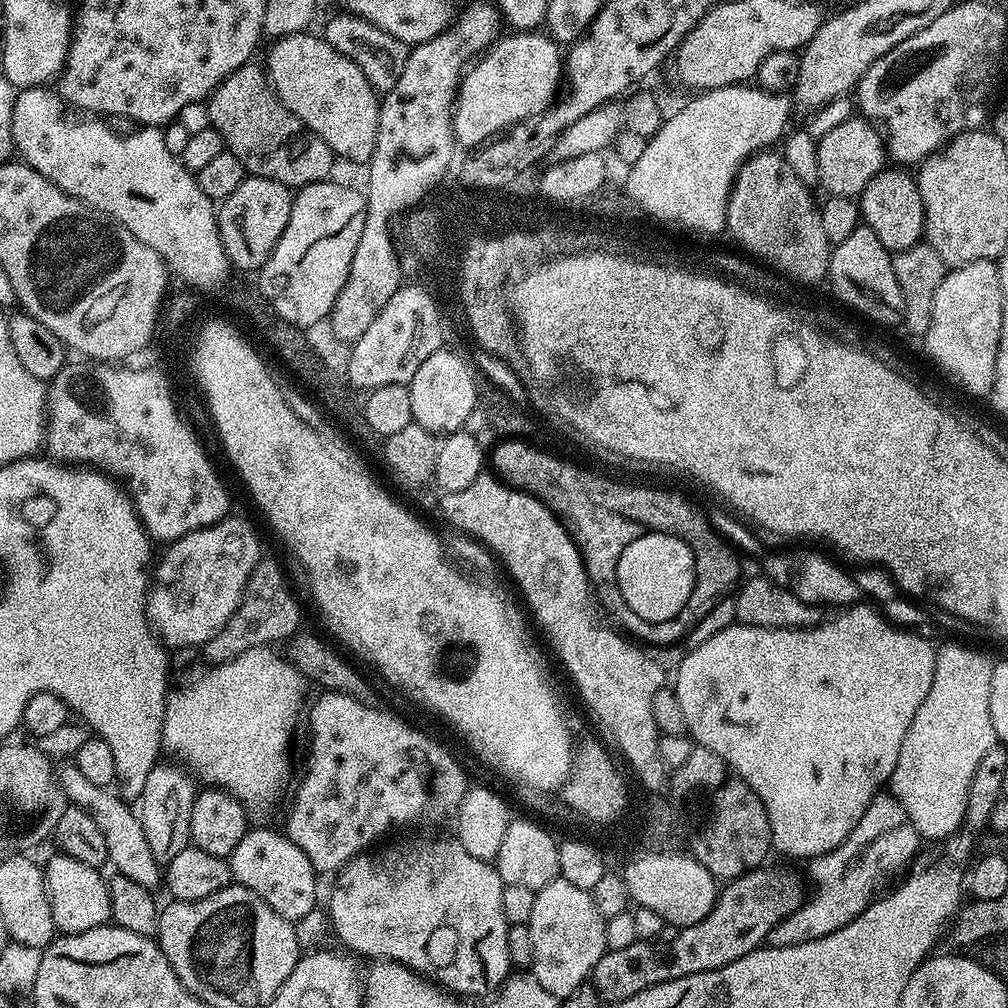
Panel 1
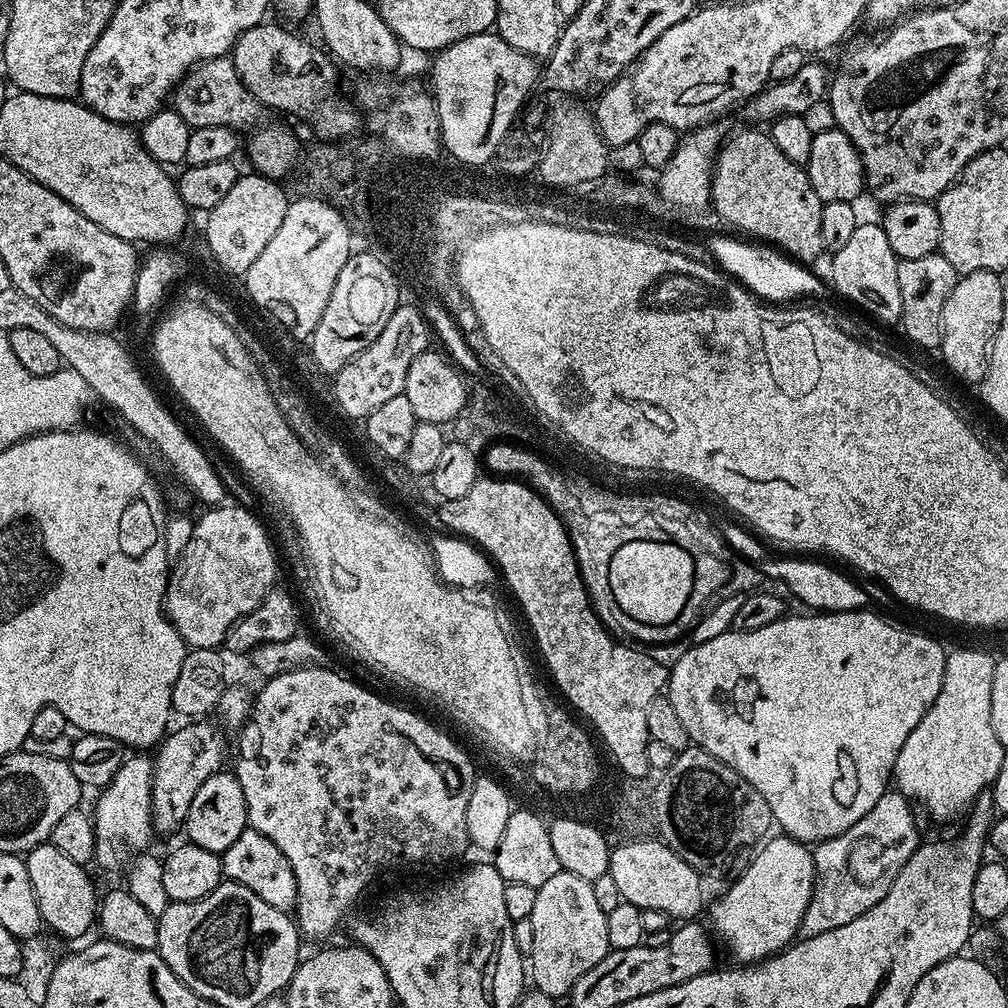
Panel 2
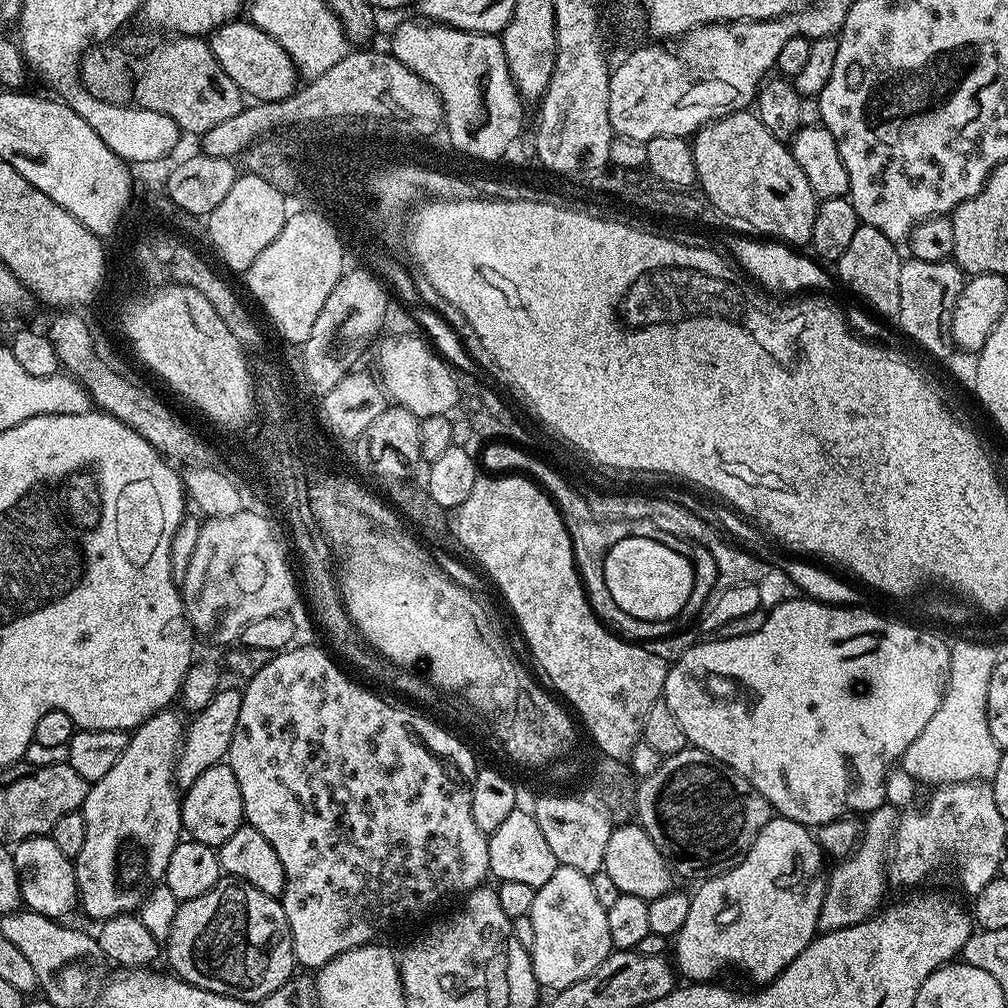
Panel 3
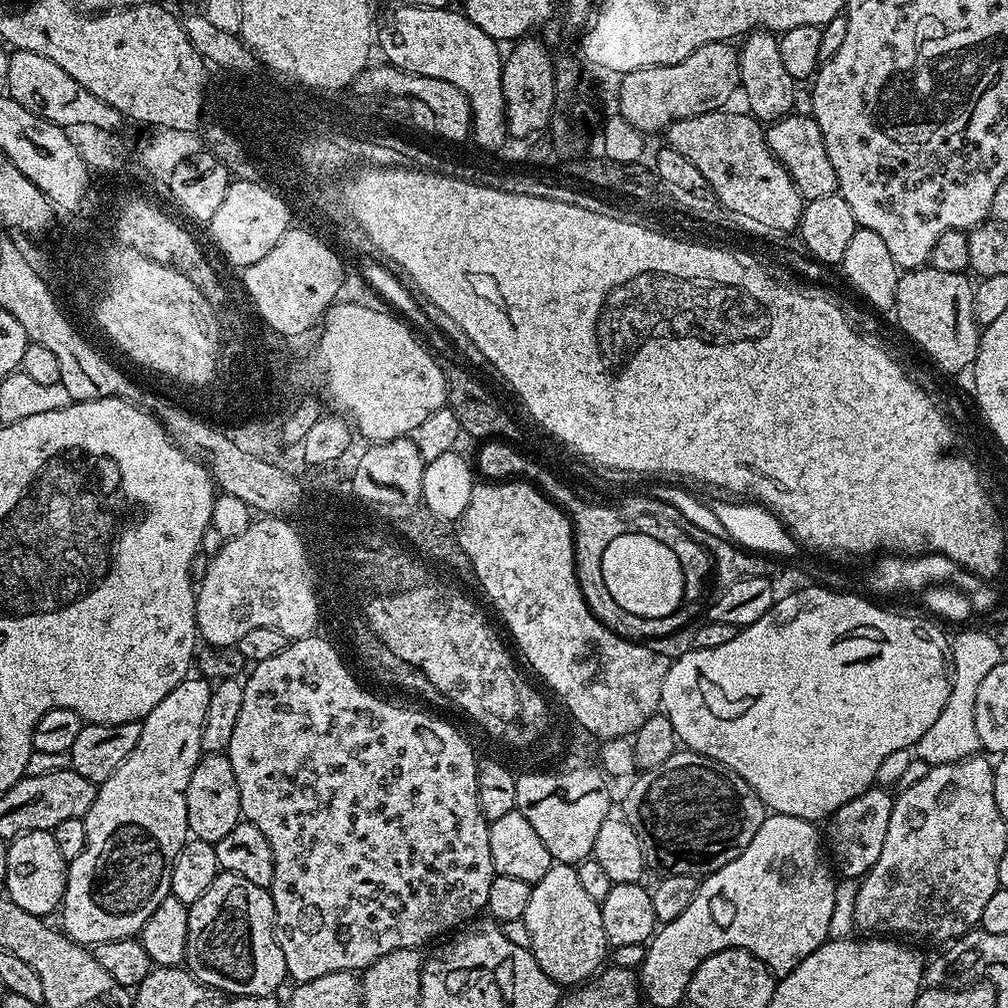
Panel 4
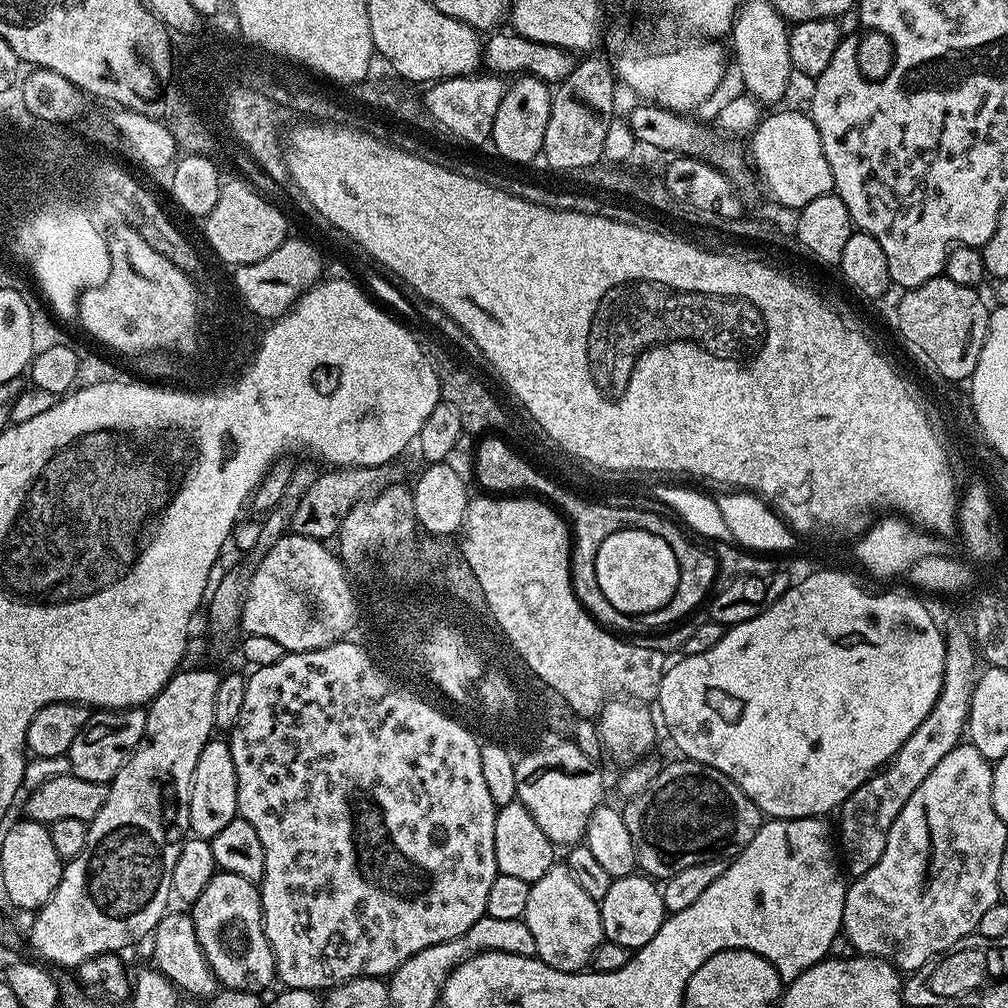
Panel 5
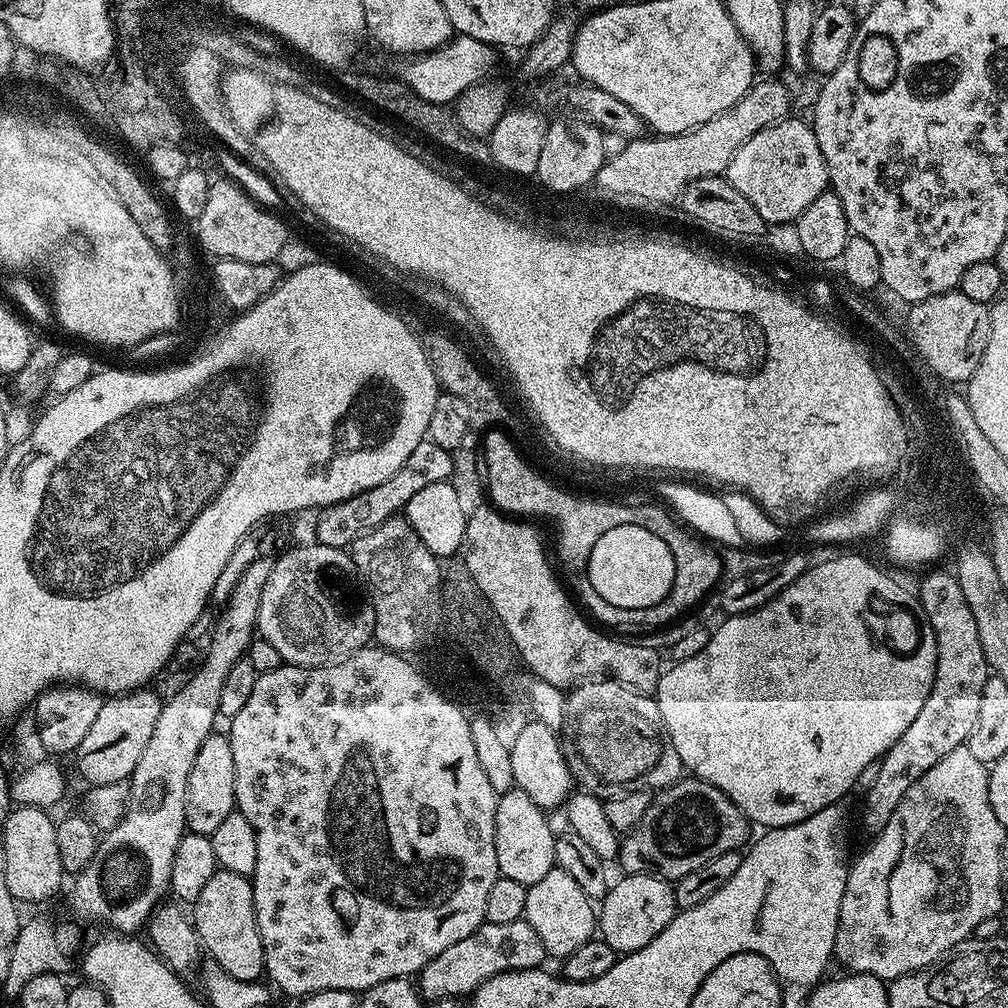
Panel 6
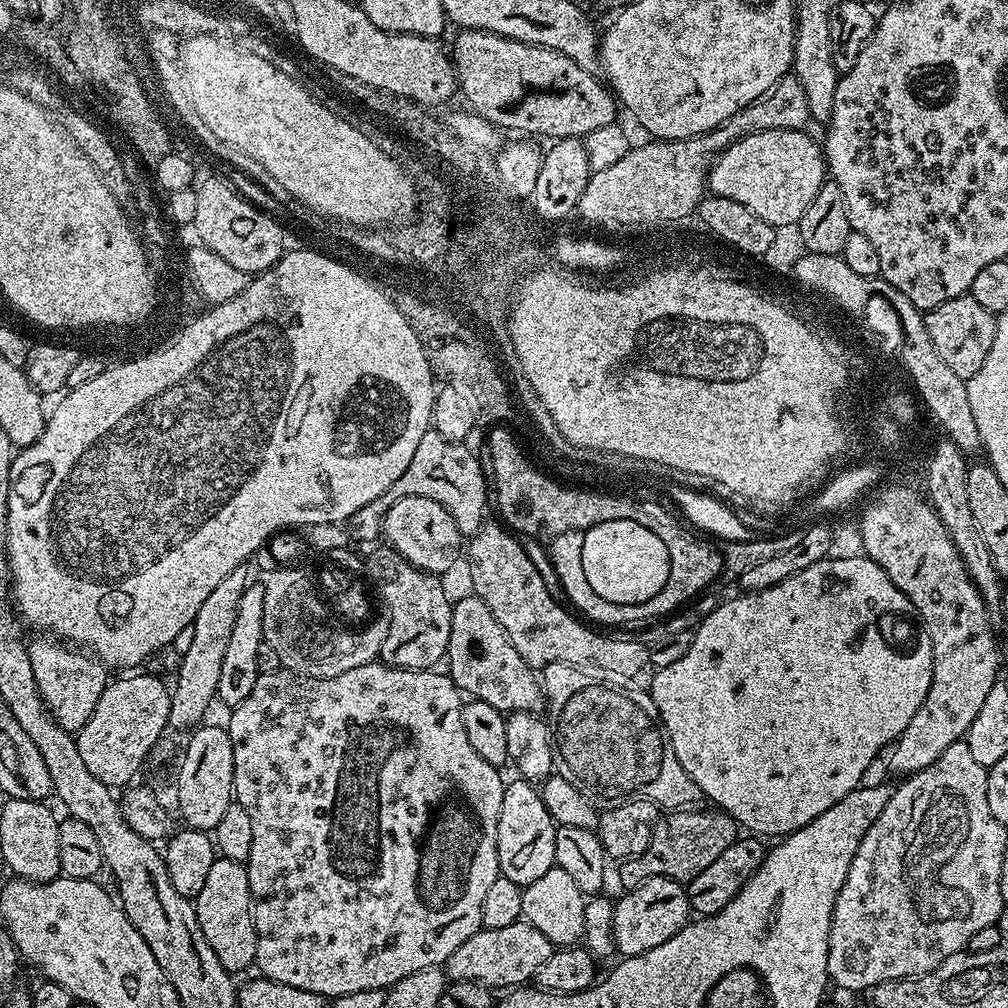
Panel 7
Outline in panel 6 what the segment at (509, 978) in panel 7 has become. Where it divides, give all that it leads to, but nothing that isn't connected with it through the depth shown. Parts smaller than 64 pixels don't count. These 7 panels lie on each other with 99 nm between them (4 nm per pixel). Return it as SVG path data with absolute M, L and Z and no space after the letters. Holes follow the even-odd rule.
M527 920L514 922L487 922L480 924L474 934L466 934L462 942L454 942L447 950L442 950L418 974L418 991L425 1001L438 998L467 997L476 987L494 974L502 974L510 970L530 970L539 968L546 960L542 946L542 938L534 931Z

